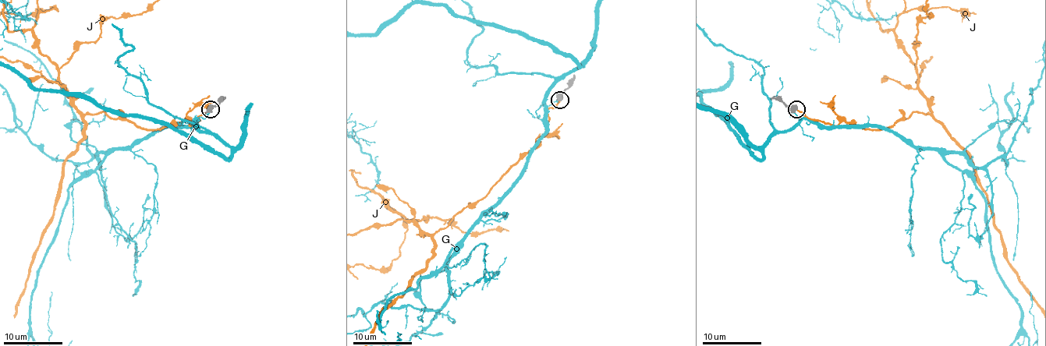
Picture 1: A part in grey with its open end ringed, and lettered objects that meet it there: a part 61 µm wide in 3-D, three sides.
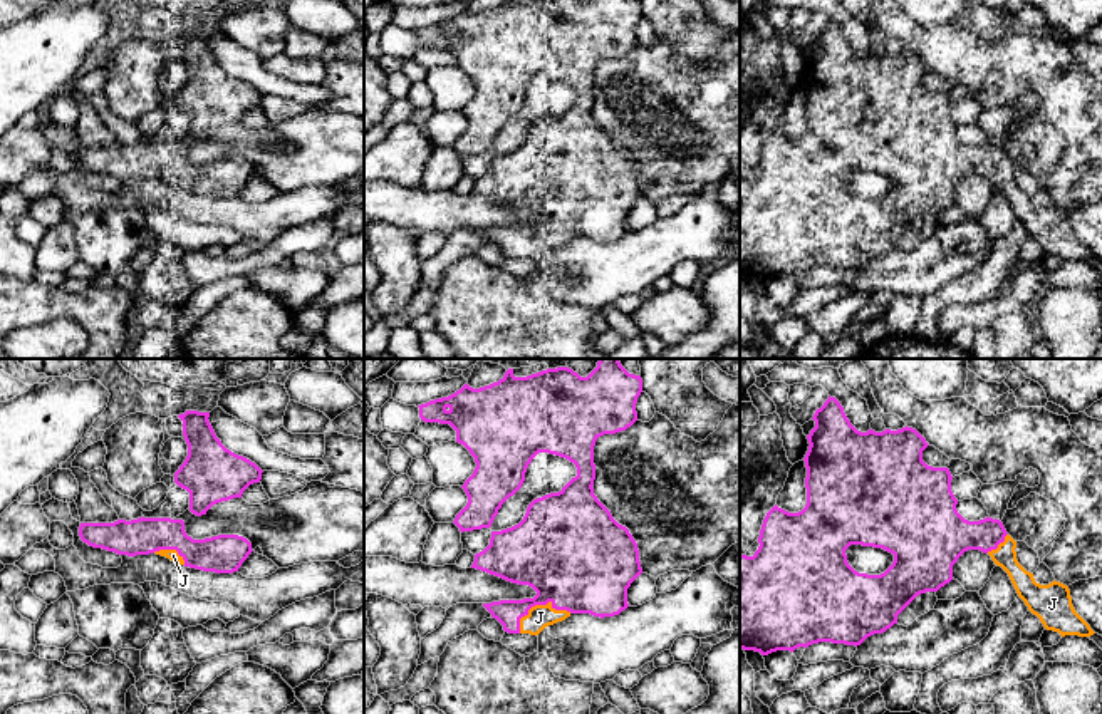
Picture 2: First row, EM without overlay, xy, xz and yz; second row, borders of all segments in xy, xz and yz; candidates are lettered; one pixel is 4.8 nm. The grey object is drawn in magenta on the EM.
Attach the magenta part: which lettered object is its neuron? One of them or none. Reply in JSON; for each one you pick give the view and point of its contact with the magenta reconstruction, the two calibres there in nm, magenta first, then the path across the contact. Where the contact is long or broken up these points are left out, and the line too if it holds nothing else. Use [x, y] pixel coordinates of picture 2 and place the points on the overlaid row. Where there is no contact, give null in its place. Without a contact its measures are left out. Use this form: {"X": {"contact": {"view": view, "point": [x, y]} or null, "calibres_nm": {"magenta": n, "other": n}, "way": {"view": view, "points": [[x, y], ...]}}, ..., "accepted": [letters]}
{"J": {"contact": {"view": "xz", "point": [539, 604]}, "calibres_nm": {"magenta": 420, "other": 120}}, "accepted": ["J"]}

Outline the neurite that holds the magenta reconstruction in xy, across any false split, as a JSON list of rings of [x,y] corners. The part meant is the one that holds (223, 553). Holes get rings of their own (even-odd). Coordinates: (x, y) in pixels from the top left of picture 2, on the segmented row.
[[[138,518],[114,523],[81,523],[79,536],[94,548],[117,555],[156,553],[190,568],[233,573],[253,551],[252,543],[238,535],[218,535],[193,540],[185,531],[183,520]]]

